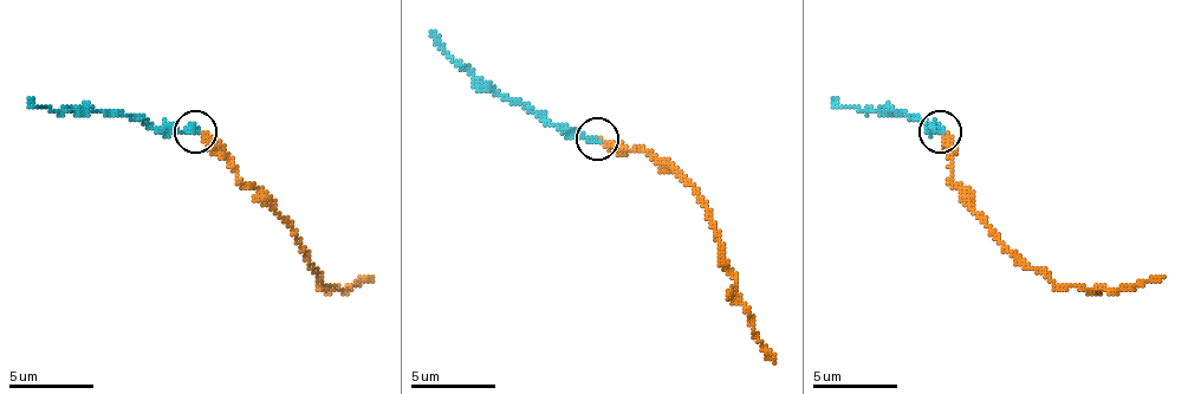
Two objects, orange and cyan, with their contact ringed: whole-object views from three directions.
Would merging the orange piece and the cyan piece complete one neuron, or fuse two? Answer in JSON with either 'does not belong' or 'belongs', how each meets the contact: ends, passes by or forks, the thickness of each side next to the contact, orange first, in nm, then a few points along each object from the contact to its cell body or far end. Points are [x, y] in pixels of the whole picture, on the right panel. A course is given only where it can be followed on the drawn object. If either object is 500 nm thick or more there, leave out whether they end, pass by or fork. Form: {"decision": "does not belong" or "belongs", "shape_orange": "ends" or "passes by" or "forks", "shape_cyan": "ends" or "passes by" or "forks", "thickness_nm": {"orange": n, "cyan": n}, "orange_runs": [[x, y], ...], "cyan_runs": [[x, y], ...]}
{"decision": "belongs", "shape_orange": "ends", "shape_cyan": "ends", "thickness_nm": {"orange": 240, "cyan": 240}, "orange_runs": [[939, 133], [960, 200], [1032, 267], [1058, 285], [1099, 289], [1163, 277]], "cyan_runs": [[939, 133], [914, 115], [858, 111], [833, 98]]}

